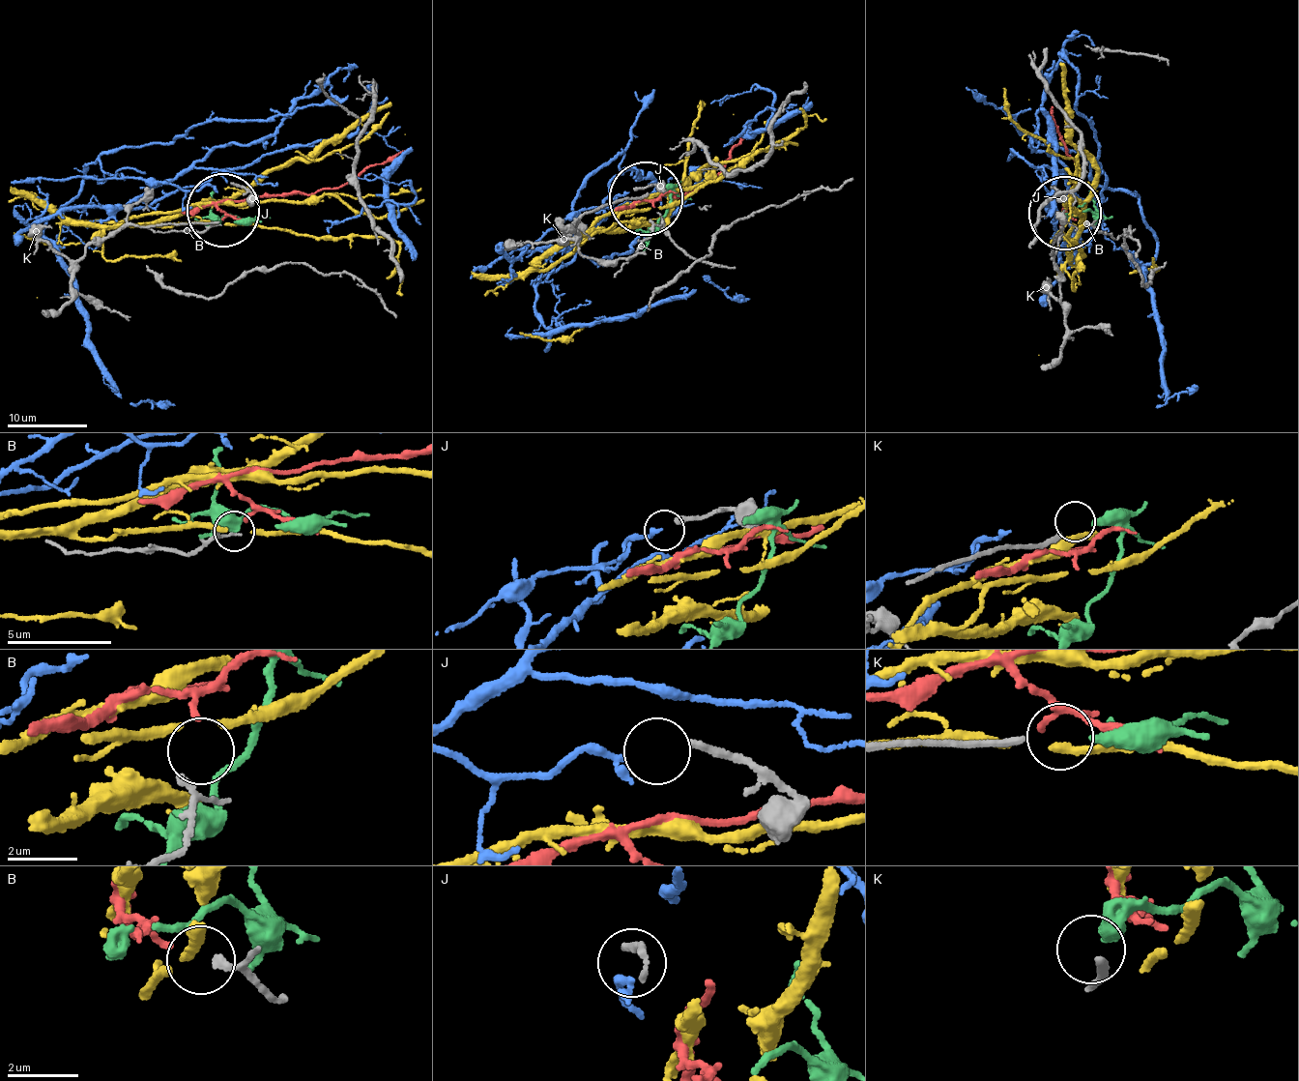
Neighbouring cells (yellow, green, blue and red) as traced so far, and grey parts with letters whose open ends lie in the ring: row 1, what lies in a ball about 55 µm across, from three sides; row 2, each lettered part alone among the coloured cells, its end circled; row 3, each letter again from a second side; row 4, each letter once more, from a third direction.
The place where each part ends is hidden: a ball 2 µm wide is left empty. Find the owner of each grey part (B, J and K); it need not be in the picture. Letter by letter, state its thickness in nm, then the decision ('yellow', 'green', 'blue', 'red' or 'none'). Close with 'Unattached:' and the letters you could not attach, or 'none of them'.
B: 180 nm thick; red
J: 240 nm thick; blue
K: 200 nm thick; green
Unattached: none of them

